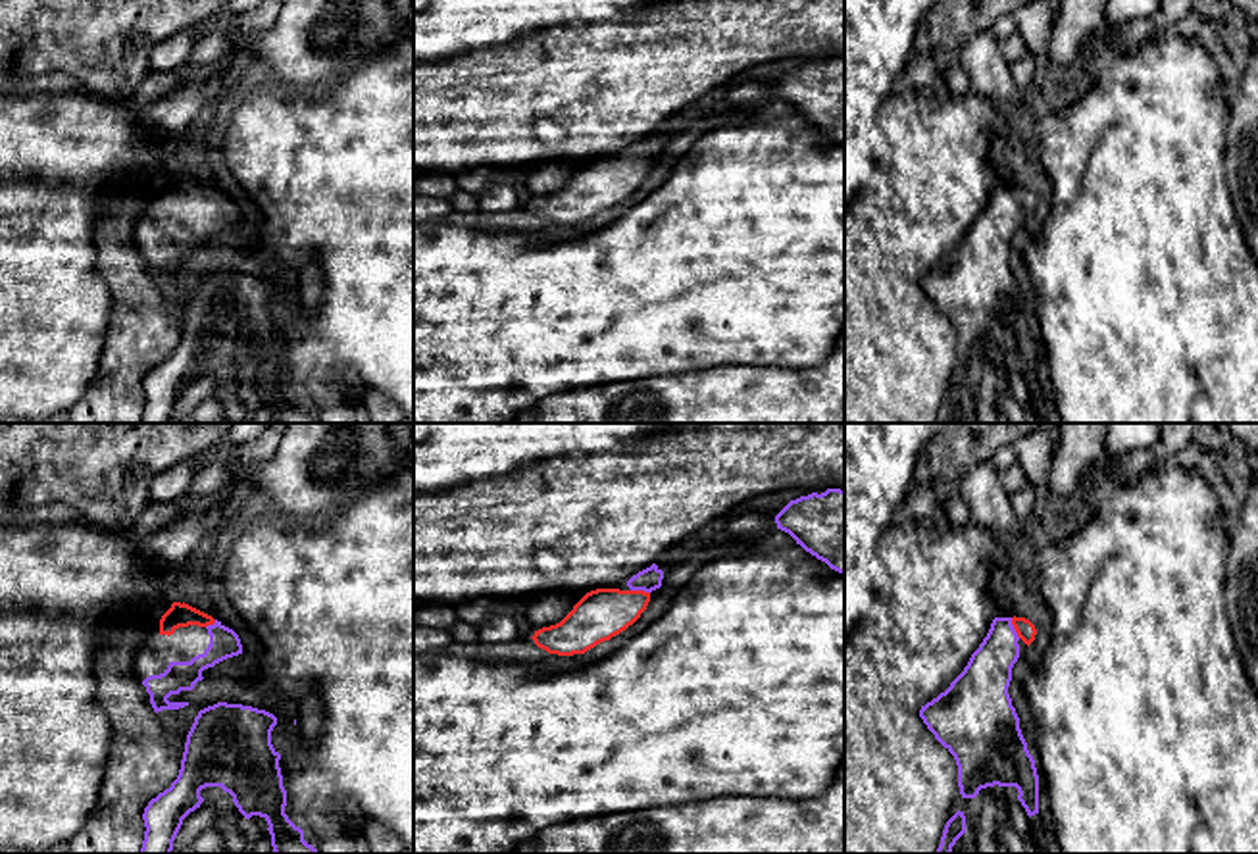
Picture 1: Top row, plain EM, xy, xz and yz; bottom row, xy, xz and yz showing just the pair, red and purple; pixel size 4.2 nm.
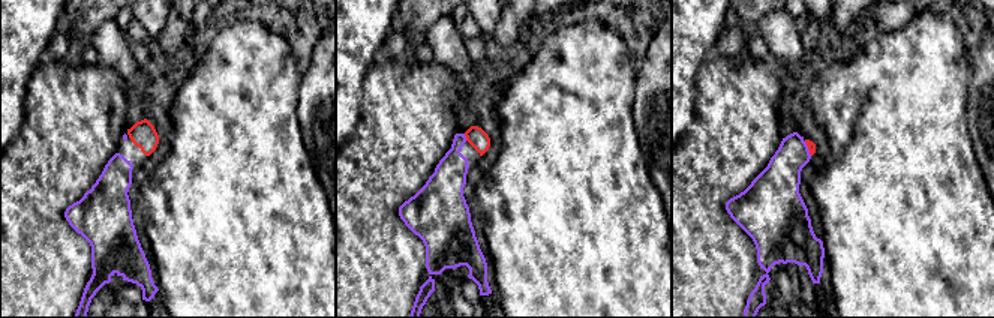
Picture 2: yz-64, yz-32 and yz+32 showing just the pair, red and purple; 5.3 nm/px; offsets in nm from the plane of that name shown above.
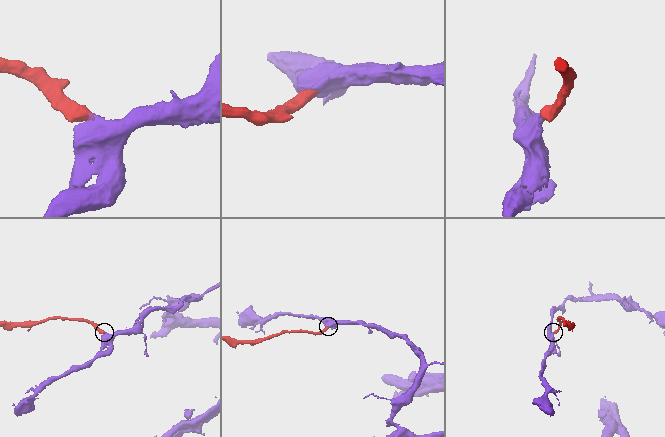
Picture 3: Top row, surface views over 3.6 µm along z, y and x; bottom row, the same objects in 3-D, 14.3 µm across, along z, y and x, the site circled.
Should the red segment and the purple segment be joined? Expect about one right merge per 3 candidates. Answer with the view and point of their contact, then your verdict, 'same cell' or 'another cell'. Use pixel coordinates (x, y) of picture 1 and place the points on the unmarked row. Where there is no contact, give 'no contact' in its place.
meets red in yz at (1014, 197); same cell

